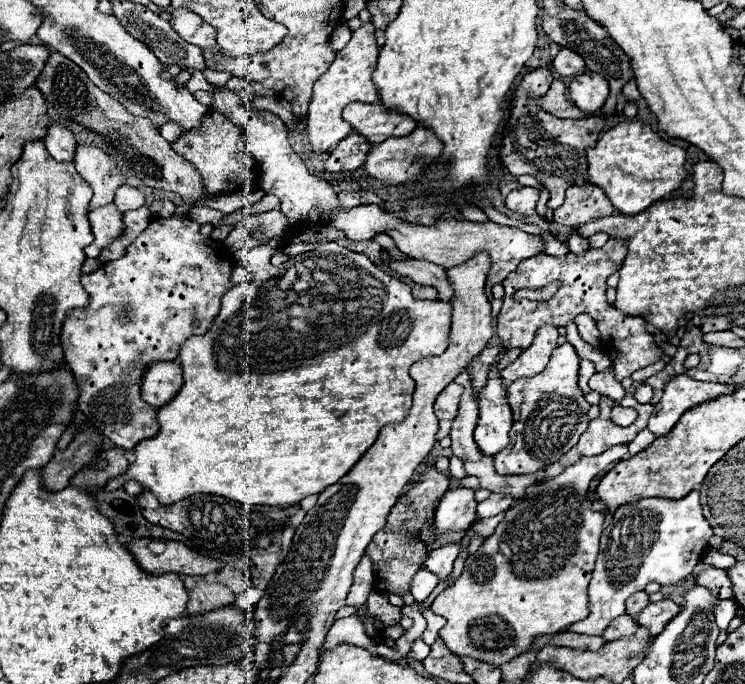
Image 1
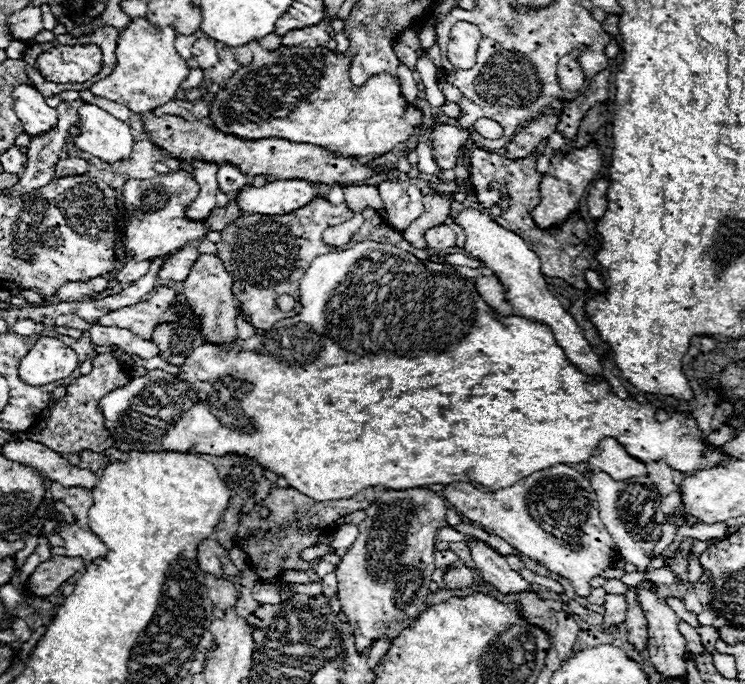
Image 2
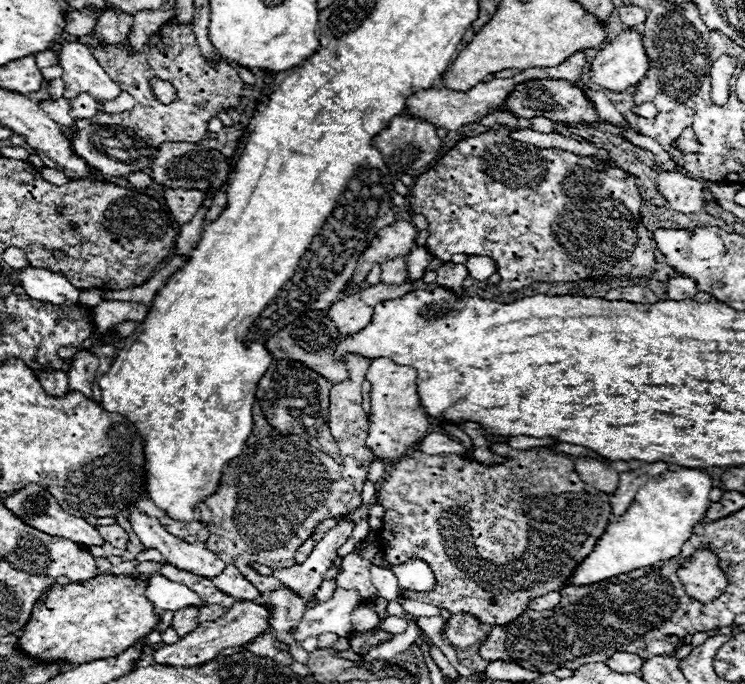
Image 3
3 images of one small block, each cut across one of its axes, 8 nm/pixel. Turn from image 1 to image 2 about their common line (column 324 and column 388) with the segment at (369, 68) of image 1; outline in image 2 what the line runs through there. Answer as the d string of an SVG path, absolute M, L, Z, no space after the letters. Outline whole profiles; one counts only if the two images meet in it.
M250 42L248 48L254 54L252 64L238 68L234 76L224 84L216 102L212 102L210 118L218 130L228 134L238 134L240 138L284 138L290 142L306 142L316 144L332 152L340 152L344 156L382 156L390 152L396 144L406 142L410 136L418 134L424 122L424 114L420 112L416 102L406 102L400 84L388 72L374 74L366 80L364 86L354 86L348 74L352 58L328 50L326 46L318 46L316 50L304 48L288 48L288 50L264 50L258 42Z

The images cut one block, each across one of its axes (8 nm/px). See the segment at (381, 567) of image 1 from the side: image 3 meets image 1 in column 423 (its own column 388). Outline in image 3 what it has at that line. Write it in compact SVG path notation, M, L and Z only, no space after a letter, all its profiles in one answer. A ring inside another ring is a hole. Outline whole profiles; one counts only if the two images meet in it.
M498 442L492 444L490 448L494 454L506 456L506 464L498 464L498 466L484 466L478 464L476 460L470 458L462 458L458 454L424 454L420 450L410 452L408 456L400 458L388 472L384 482L380 484L378 490L378 502L384 506L384 518L382 518L382 530L380 530L380 548L384 554L384 560L390 566L400 566L406 560L424 560L430 570L436 576L436 586L430 592L416 592L416 590L404 590L402 596L406 600L418 600L424 604L434 604L440 610L448 610L448 612L468 612L476 618L480 618L484 624L490 626L502 626L512 622L514 618L522 616L528 610L528 602L532 598L540 598L540 594L552 592L552 590L562 590L568 586L568 578L572 576L572 572L578 568L578 564L594 550L598 538L604 534L610 518L612 518L612 508L608 502L608 494L588 486L586 482L580 480L580 476L574 470L574 464L570 458L562 456L562 454L554 454L548 448L532 448L532 450L512 450L506 442ZM526 552L526 564L514 564L516 560L522 558L522 554Z

